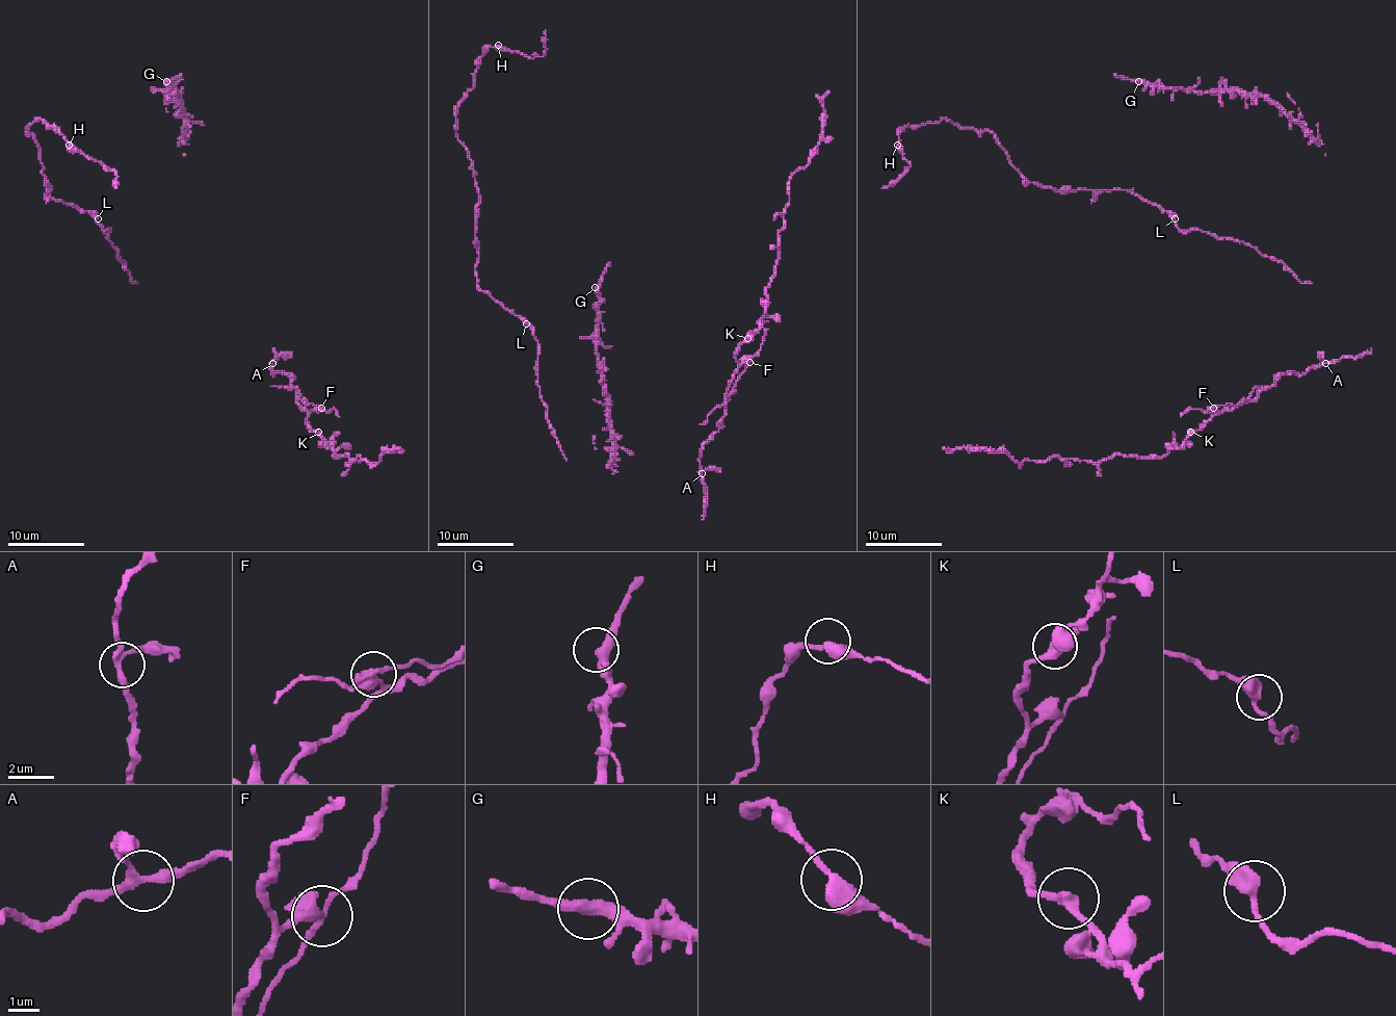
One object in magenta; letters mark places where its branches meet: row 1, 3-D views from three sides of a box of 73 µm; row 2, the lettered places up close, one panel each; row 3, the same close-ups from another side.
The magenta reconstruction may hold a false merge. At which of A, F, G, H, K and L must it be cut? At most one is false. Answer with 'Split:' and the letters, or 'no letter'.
Split: F

